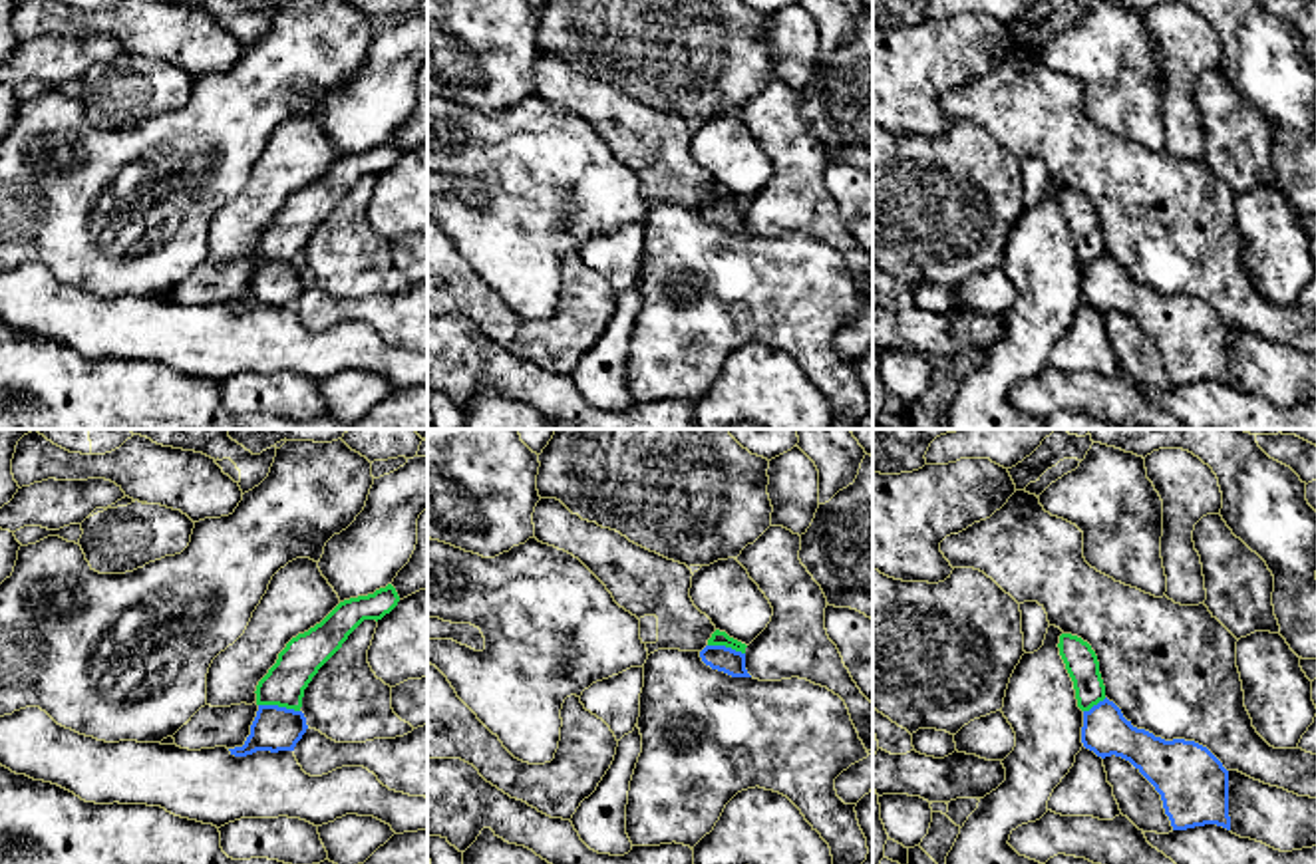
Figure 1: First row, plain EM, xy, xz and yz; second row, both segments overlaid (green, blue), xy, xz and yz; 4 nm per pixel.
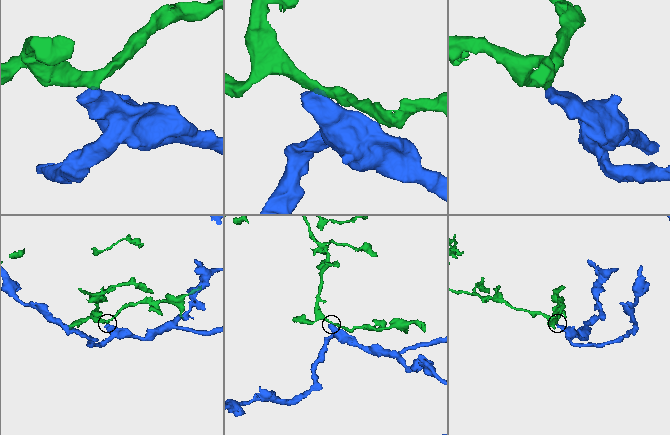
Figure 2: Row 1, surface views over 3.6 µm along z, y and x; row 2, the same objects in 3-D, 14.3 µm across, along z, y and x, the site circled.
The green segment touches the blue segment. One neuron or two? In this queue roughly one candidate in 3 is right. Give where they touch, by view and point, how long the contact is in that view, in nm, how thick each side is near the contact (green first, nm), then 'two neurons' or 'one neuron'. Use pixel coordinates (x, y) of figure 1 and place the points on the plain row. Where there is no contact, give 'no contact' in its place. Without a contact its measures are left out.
contact xy (279, 261); length 170 nm; calibres 170 and 180 nm; two neurons

